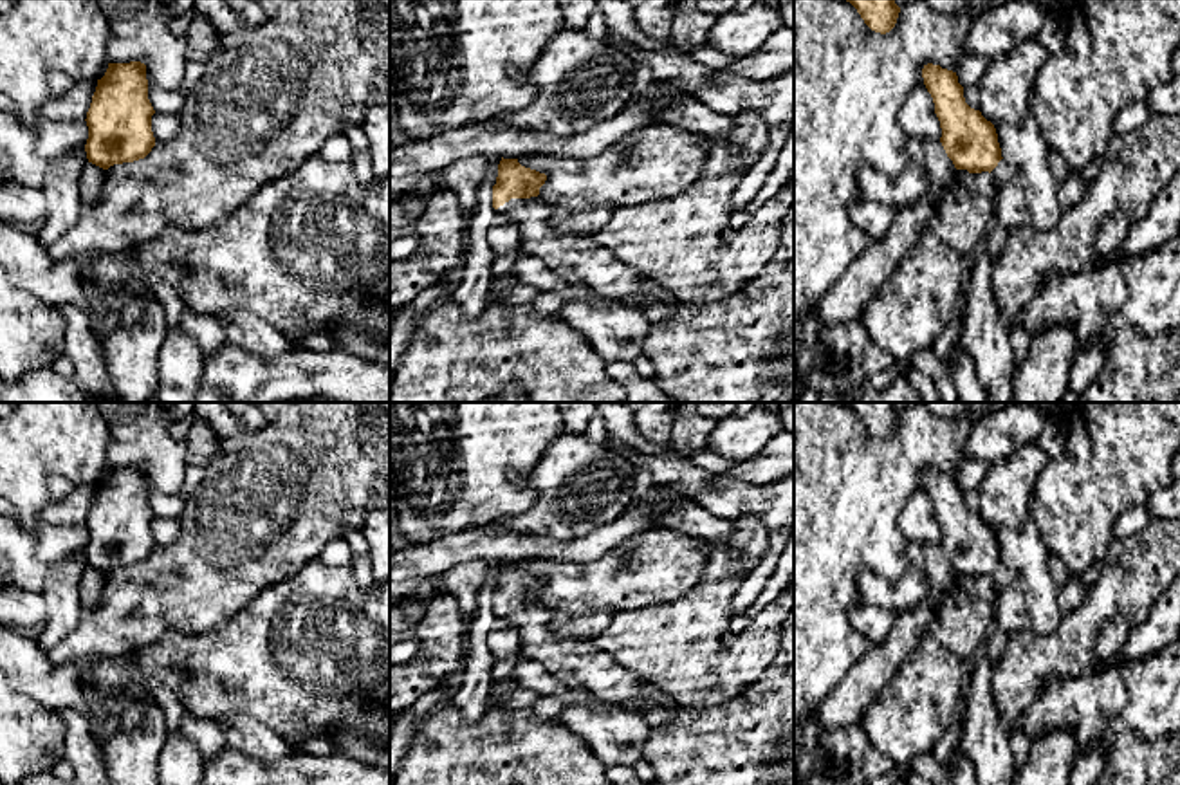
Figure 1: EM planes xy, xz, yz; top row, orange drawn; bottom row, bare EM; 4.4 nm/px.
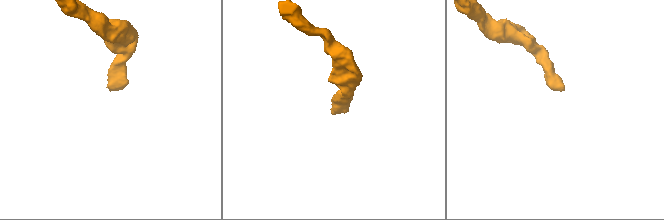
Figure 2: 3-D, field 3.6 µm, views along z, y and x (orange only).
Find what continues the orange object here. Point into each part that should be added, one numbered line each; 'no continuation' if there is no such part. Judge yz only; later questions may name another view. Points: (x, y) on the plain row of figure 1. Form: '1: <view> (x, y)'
1: yz (1004, 576)

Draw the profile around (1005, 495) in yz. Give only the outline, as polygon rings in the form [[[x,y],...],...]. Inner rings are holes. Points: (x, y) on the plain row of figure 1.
[[[1037,442],[1019,448],[1003,460],[992,462],[978,489],[980,516],[994,531],[1019,529],[1032,518],[1034,484],[1050,457]]]

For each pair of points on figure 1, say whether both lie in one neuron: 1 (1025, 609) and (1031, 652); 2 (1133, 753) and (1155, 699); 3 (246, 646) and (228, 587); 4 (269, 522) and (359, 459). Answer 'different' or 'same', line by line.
1: different
2: different
3: different
4: same

